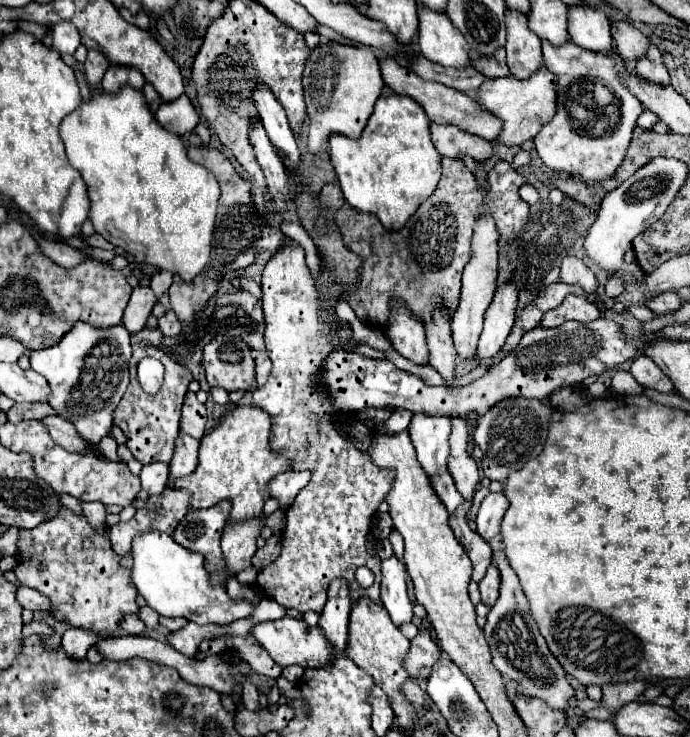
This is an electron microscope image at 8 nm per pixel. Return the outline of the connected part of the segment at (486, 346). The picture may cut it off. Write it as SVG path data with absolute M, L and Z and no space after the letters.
M504 283L496 291L486 311L484 331L478 341L478 361L482 365L492 365L496 361L506 337L510 335L510 329L514 325L516 299L518 299L518 293L510 283Z

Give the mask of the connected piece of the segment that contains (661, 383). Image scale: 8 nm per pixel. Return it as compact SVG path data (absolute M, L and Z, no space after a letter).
M648 355L636 357L632 361L630 373L642 387L650 387L650 389L656 389L656 391L662 391L662 393L674 391L672 381L664 375L664 371L656 363L652 363L652 359Z

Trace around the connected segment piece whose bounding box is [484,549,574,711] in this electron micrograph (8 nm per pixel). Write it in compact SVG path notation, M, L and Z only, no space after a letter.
M502 549L494 551L494 561L498 563L502 585L500 585L500 597L496 605L490 609L488 621L484 625L484 637L492 651L492 663L504 677L516 679L520 695L542 699L554 711L566 711L568 701L574 697L574 689L570 687L562 665L548 651L544 637L540 635L534 619L530 617L528 601L520 589L518 575L510 569Z

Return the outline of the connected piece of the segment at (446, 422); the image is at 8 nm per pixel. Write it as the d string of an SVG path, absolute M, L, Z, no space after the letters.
M414 415L408 427L412 445L416 447L418 463L430 479L438 477L448 463L450 455L450 419L448 417L428 417Z

